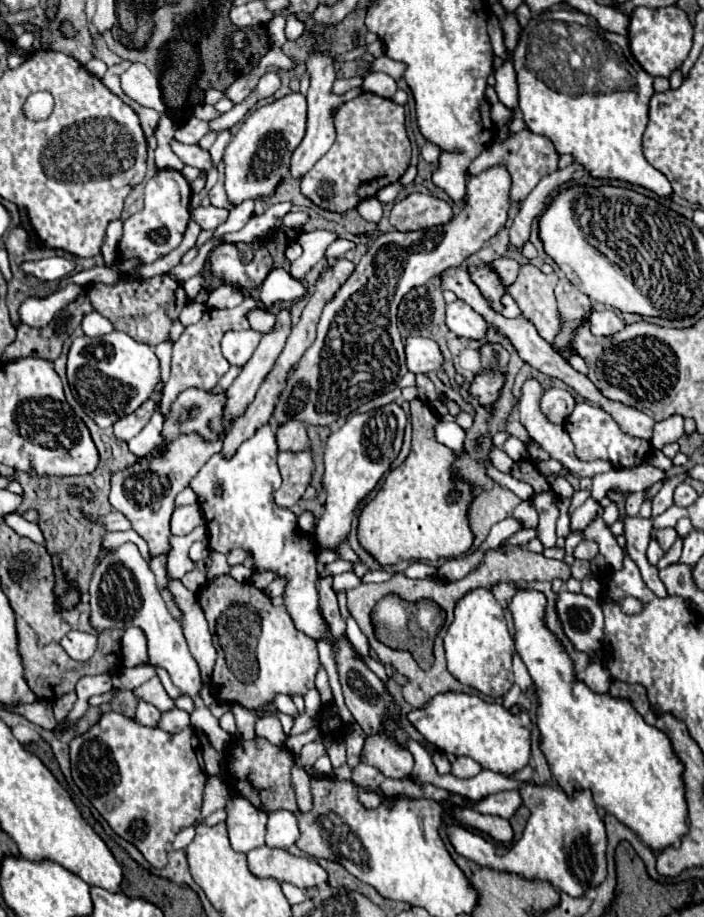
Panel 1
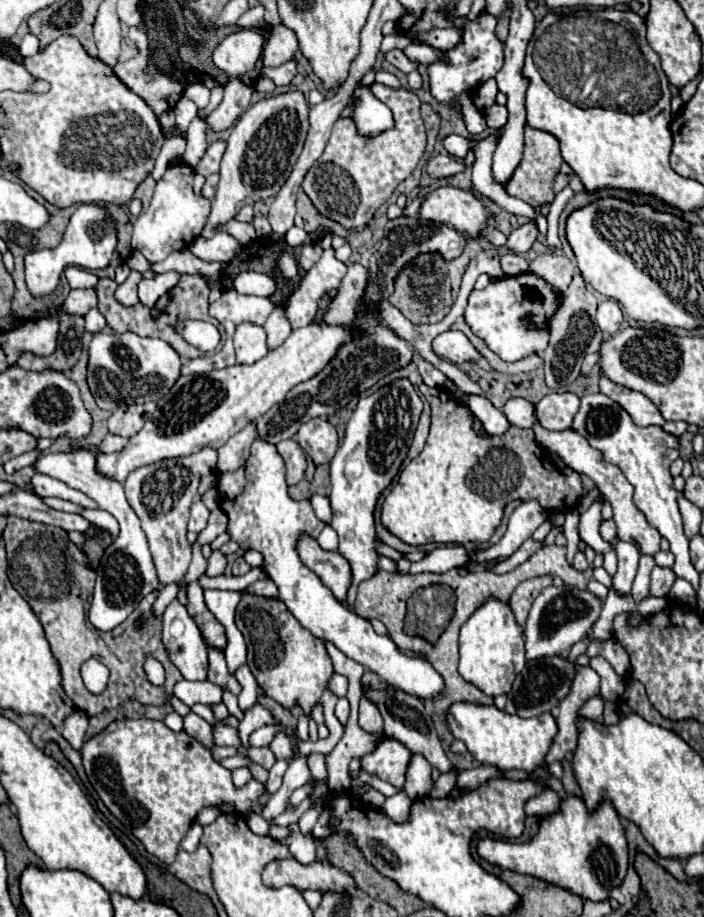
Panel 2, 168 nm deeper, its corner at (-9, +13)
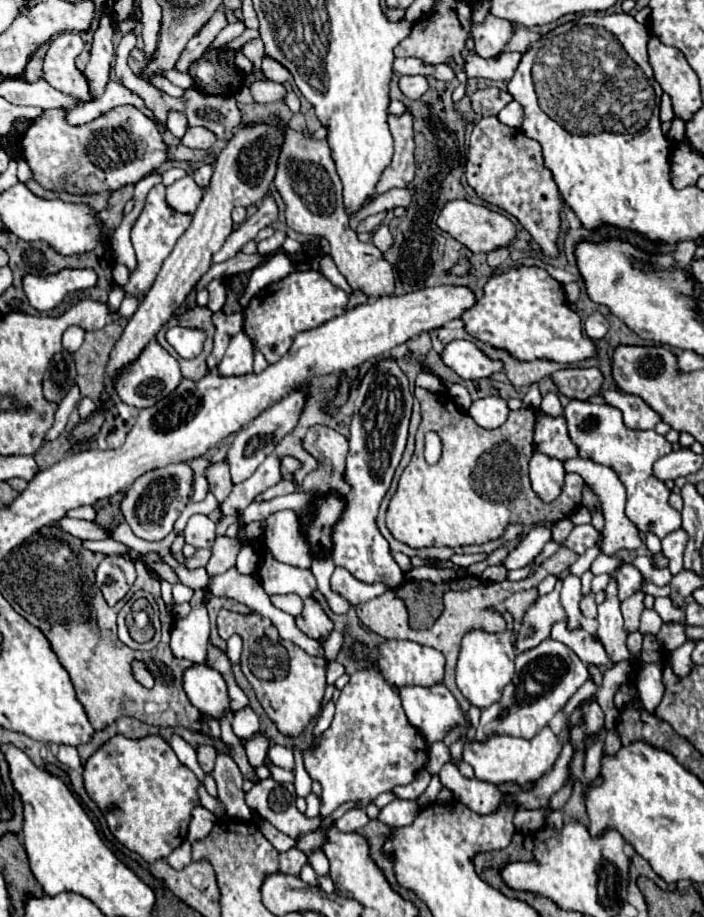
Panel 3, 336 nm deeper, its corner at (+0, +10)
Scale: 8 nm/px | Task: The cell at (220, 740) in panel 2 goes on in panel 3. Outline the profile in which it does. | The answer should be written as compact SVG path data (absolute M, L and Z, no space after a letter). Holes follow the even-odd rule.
M269 767L271 773L273 773L273 779L279 781L279 783L293 783L295 781L295 773L293 771L287 771L287 769L281 769L281 767Z

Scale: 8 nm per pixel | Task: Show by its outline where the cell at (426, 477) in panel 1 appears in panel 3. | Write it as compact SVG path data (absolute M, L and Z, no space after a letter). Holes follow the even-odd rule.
M421 387L415 389L415 395L421 403L415 453L399 479L397 493L387 511L387 527L397 541L415 549L483 545L499 539L511 523L531 527L547 521L555 523L571 517L581 505L583 479L575 473L565 475L563 491L553 503L543 503L533 493L527 465L533 451L535 413L529 407L511 411L501 427L489 431L479 427L447 395ZM427 431L439 433L443 441L443 457L435 465L429 465L423 457L423 437Z

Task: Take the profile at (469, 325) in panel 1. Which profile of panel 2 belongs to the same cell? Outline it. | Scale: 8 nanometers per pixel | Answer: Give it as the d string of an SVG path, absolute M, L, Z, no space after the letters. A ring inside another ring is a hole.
M524 272L520 276L492 282L484 290L472 290L464 318L472 332L480 336L490 346L490 350L494 350L502 360L514 362L528 354L542 352L548 344L548 330L526 330L522 316L530 314L536 324L546 324L558 304L560 296L550 288L548 282L530 272Z

